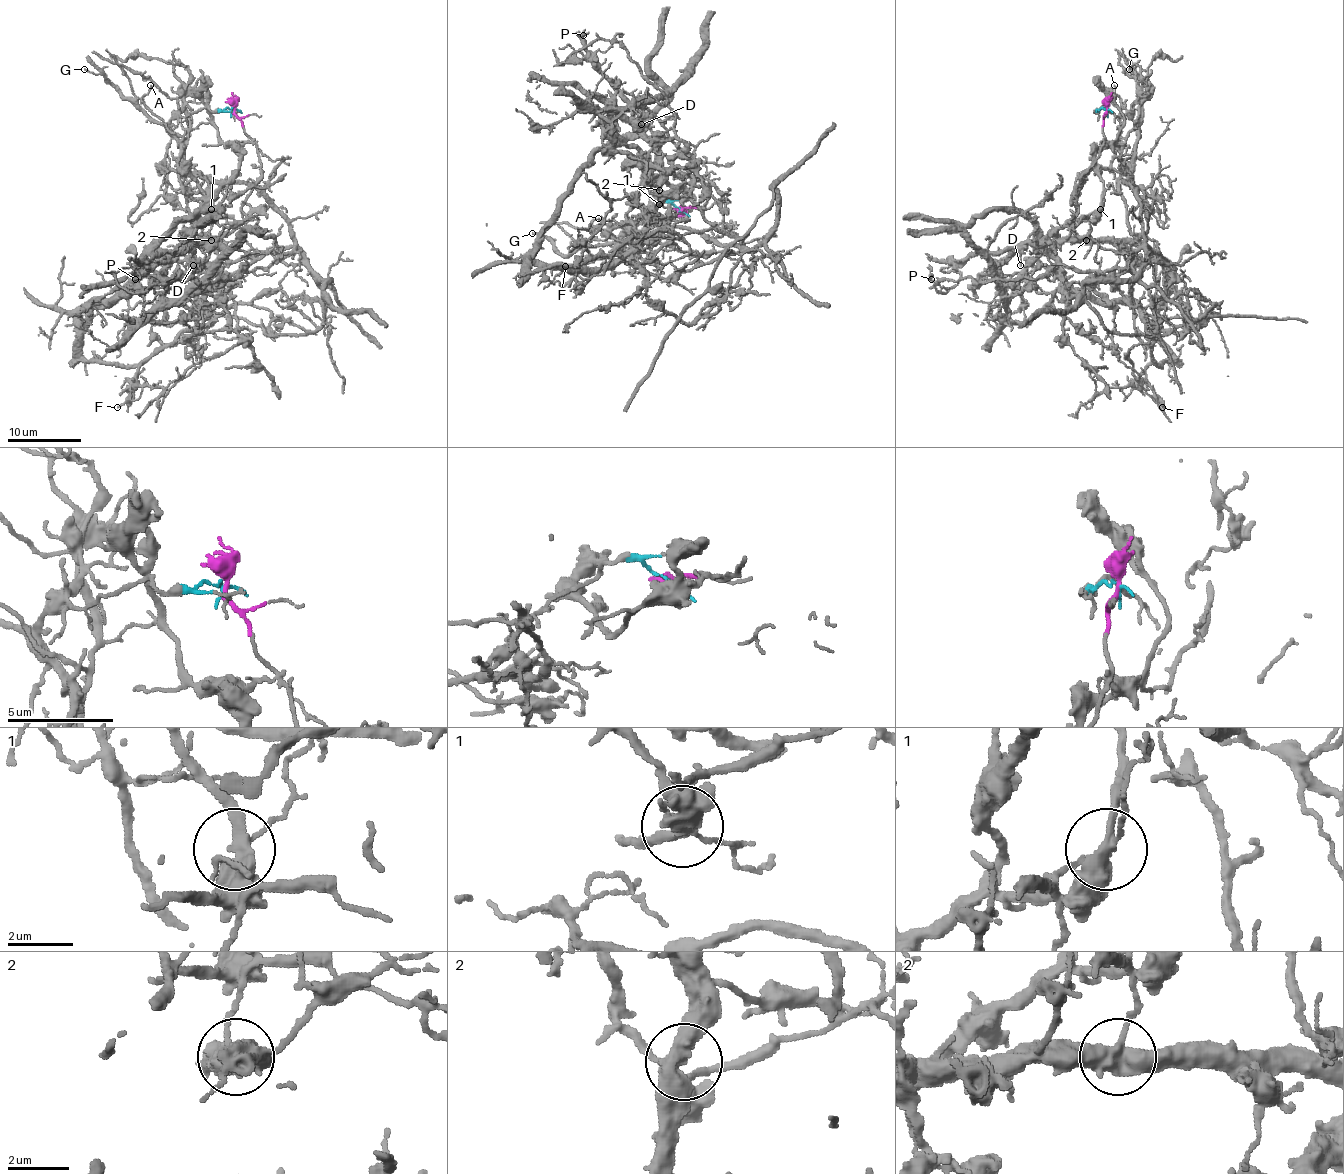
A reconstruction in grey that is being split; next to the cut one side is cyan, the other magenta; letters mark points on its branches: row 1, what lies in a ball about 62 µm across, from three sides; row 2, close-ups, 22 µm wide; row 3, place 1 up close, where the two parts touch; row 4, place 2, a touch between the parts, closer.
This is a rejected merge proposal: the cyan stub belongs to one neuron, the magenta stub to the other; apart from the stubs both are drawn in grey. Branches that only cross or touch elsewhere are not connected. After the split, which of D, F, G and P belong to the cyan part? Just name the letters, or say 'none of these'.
G

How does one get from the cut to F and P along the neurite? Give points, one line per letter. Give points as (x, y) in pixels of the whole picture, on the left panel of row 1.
F: (233, 109), (255, 146), (260, 181), (244, 218), (207, 242), (222, 258), (224, 306), (144, 361), (117, 408)
P: (233, 109), (260, 163), (260, 181), (242, 207), (246, 216), (216, 240), (130, 260), (135, 279)

